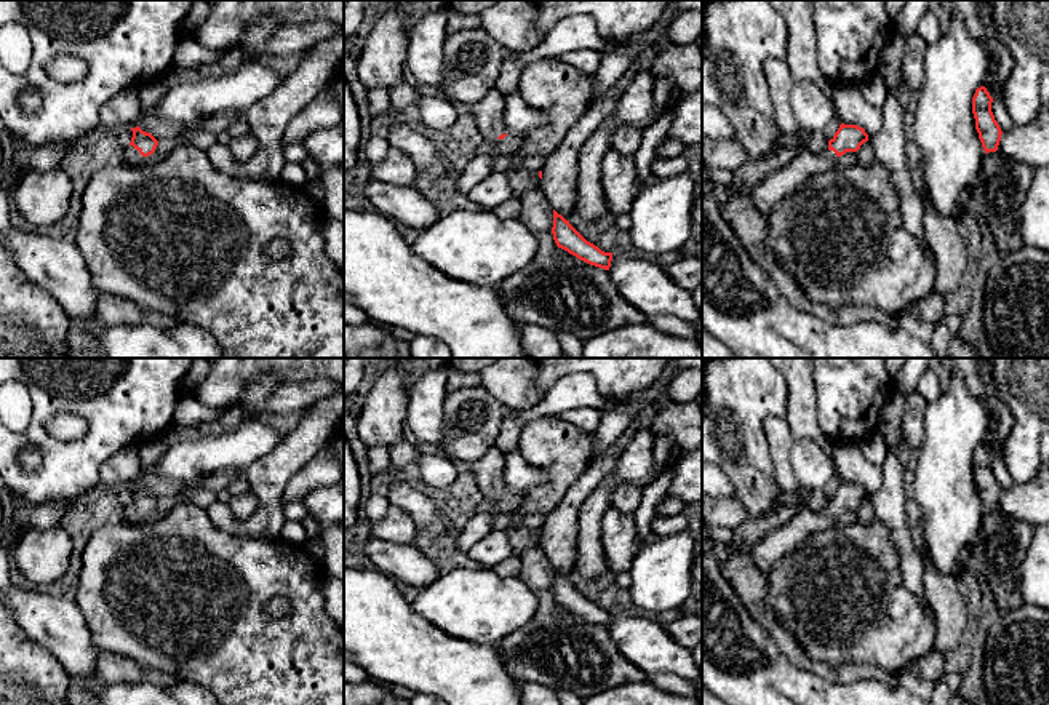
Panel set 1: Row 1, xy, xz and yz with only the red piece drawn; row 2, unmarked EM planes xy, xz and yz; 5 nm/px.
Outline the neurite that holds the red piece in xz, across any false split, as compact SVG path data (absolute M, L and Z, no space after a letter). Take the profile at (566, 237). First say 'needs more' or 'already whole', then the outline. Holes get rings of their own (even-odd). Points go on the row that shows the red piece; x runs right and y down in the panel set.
already whole | M553 209L553 240L558 248L568 251L577 259L609 270L612 253L604 253L593 243L587 241L561 214Z

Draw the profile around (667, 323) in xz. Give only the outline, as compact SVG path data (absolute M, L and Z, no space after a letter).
M673 315L649 317L648 323L665 334L672 334L676 337L696 339L696 326L689 325Z

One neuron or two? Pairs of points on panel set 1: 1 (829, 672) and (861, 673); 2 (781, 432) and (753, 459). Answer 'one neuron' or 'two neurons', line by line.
1: one neuron
2: two neurons

